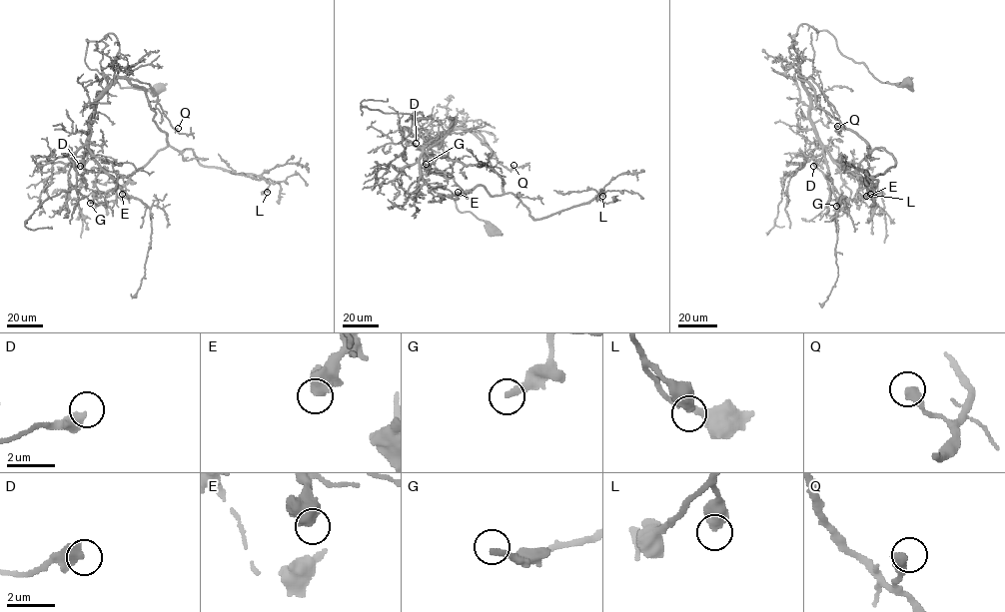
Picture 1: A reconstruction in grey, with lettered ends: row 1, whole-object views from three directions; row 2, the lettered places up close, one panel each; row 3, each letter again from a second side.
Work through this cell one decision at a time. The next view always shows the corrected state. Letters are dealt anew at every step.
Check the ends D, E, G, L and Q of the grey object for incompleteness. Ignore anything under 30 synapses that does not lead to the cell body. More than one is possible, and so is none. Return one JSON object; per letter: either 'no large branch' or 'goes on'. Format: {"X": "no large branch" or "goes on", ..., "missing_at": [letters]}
{"D": "no large branch", "E": "no large branch", "G": "no large branch", "L": "no large branch", "Q": "no large branch", "missing_at": []}

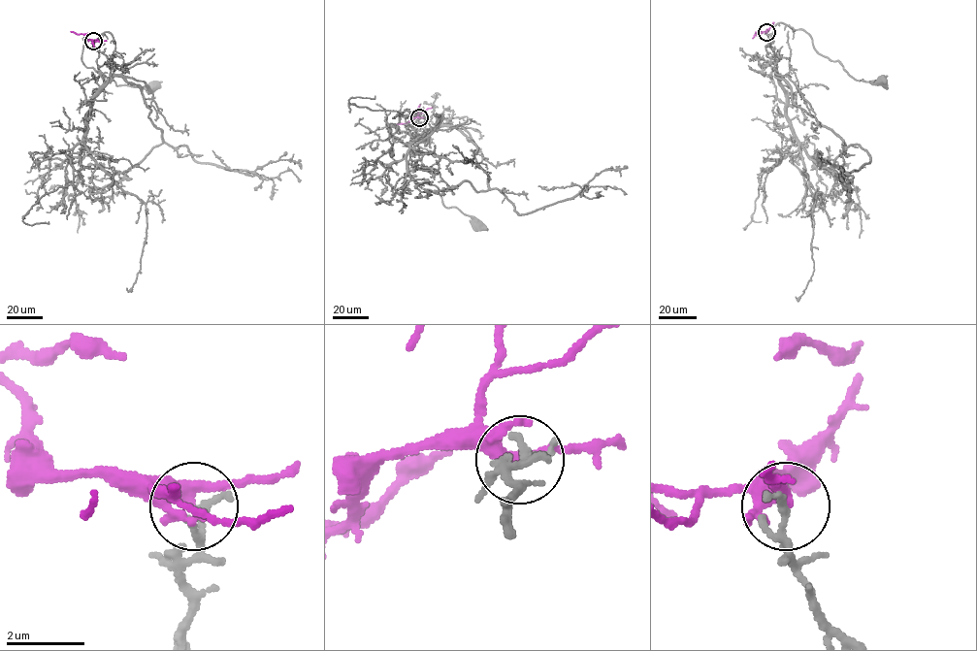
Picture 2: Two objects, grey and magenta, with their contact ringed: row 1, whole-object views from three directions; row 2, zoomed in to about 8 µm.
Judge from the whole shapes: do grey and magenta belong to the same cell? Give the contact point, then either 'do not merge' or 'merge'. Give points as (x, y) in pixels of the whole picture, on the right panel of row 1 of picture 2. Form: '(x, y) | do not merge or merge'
(766, 32) | do not merge

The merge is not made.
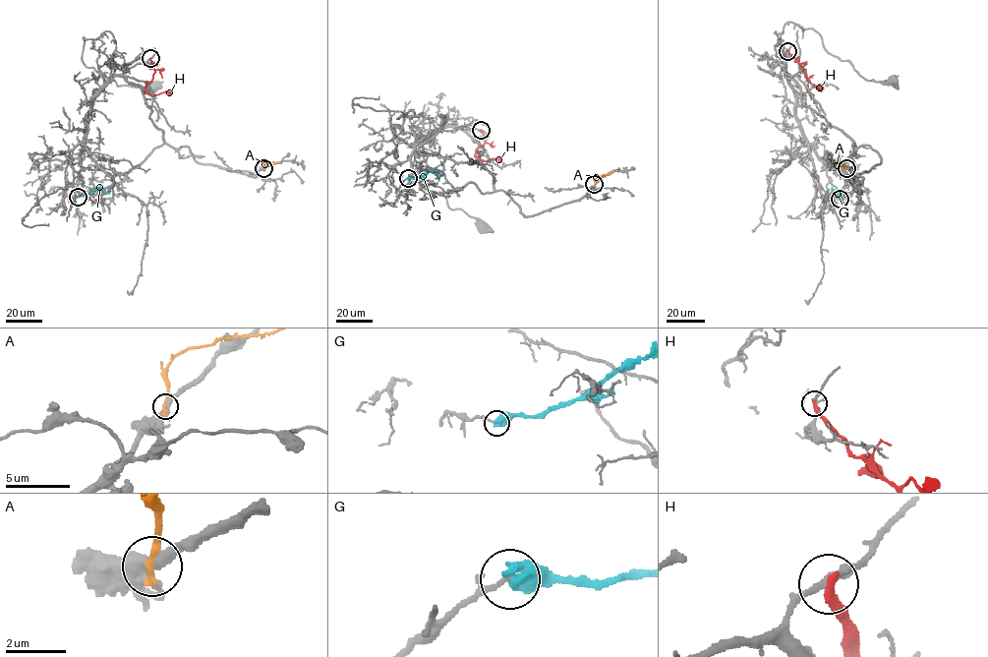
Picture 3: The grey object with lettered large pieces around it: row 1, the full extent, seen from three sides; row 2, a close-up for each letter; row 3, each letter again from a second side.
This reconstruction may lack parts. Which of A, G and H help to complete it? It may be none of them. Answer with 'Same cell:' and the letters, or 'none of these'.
Same cell: none of these

